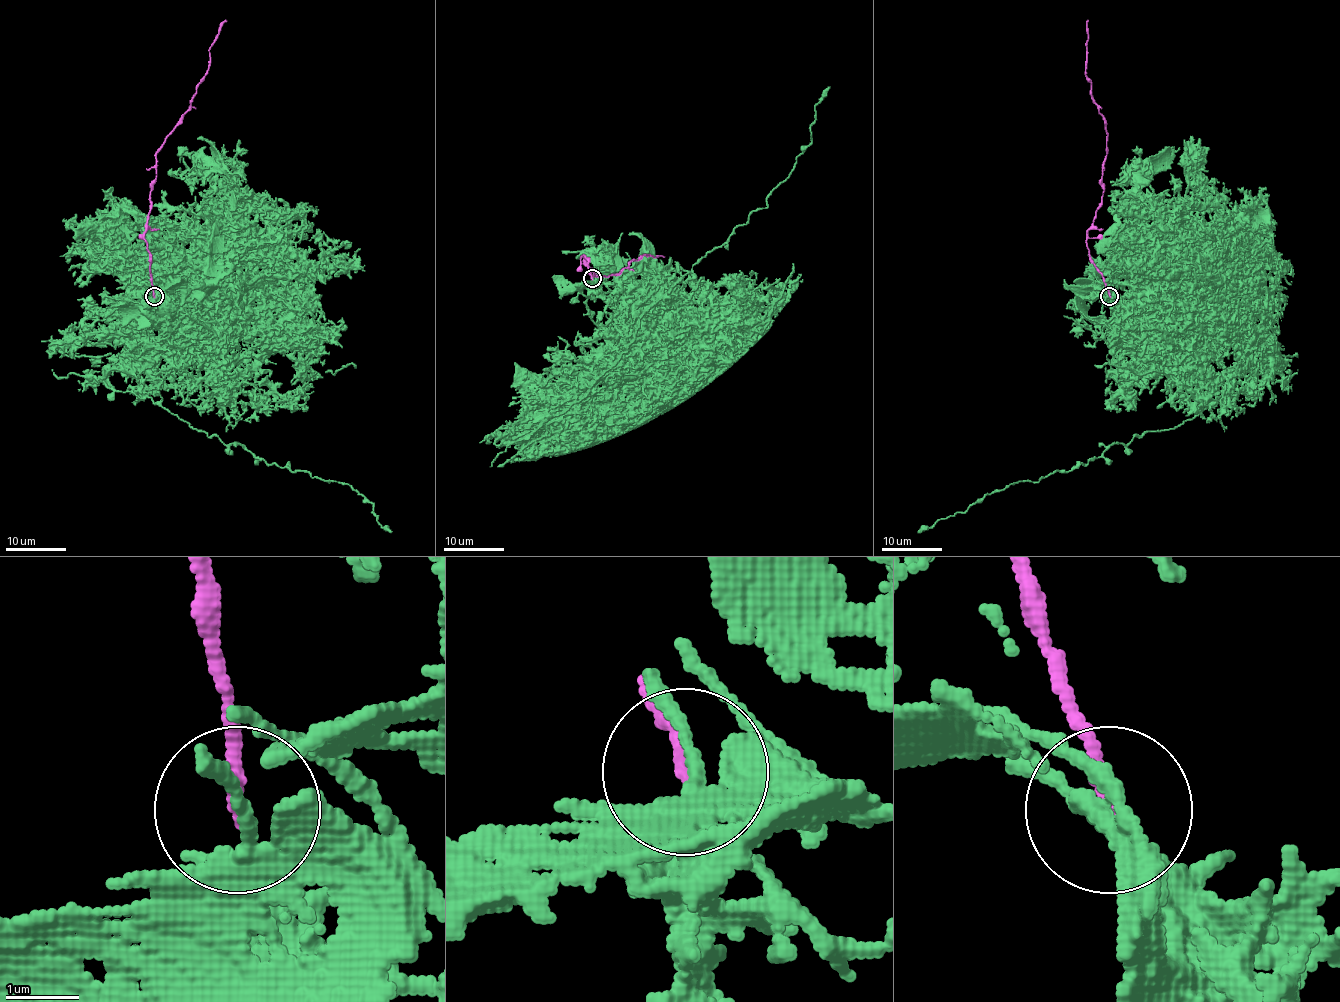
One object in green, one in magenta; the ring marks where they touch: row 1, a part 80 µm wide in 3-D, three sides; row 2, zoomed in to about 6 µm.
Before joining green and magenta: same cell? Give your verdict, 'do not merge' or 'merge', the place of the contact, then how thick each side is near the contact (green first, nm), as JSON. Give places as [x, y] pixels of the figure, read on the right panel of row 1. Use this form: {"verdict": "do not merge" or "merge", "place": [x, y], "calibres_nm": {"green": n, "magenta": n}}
{"verdict": "do not merge", "place": [1109, 296], "calibres_nm": {"green": 200, "magenta": 190}}

